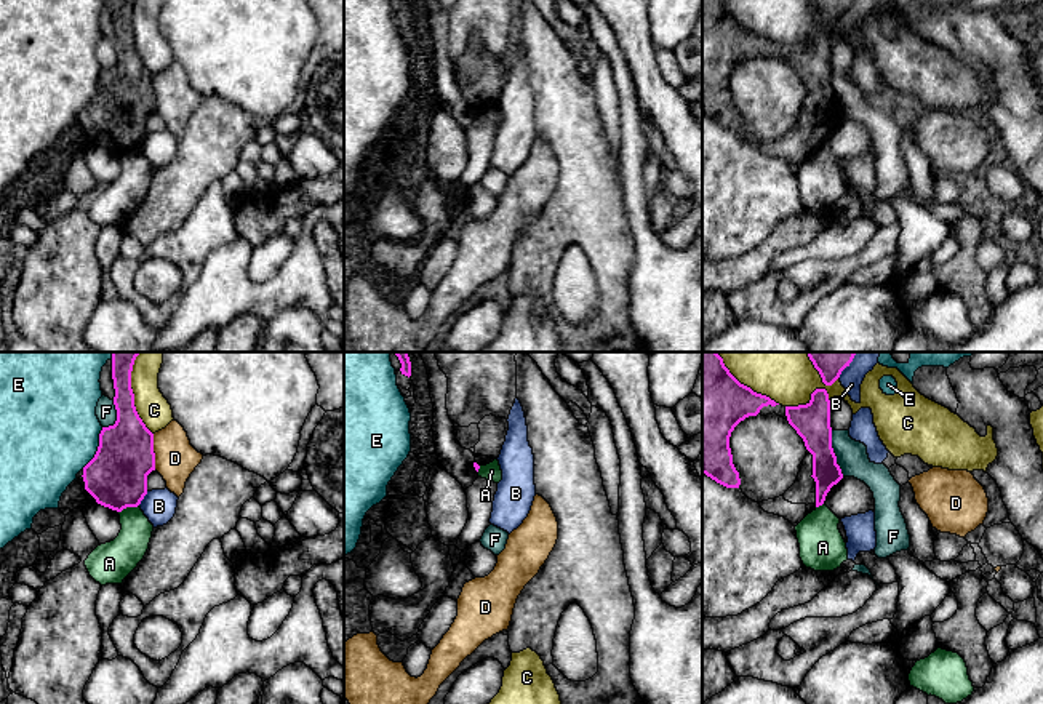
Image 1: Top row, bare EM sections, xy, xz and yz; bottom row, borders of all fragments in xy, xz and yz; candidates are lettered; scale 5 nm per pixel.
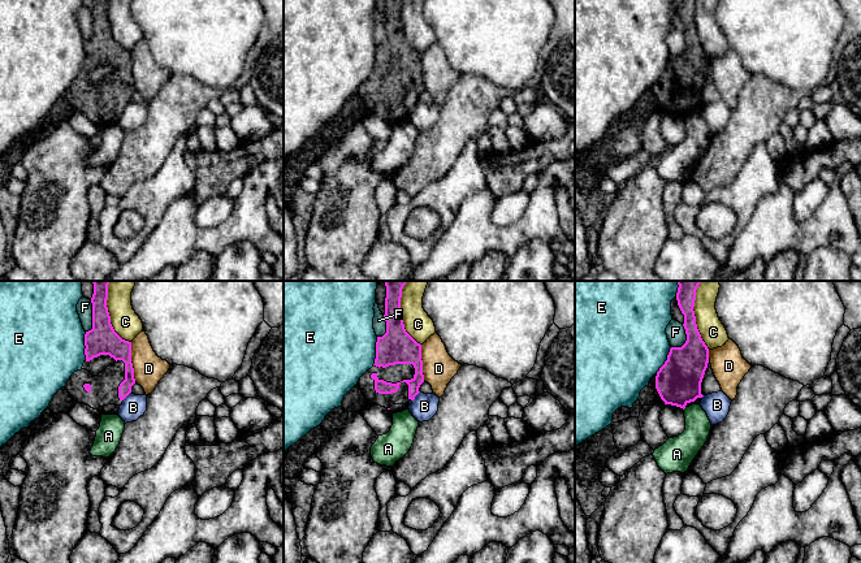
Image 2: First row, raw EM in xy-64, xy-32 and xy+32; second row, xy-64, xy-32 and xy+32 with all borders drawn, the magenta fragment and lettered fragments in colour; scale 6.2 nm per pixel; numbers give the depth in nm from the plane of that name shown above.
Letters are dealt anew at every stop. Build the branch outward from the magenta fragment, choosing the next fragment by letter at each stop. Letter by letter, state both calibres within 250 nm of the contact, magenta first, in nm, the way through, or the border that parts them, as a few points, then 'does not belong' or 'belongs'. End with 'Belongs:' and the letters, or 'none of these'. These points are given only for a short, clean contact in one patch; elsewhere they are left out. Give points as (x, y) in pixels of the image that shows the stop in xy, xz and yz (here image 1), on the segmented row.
A: calibres 300 and 170 nm; does not belong
B: calibres 300 and 170 nm; does not belong
C: calibres 190 and 320 nm; does not belong
D: calibres 300 and 200 nm; does not belong
E: calibres 300 and 480 nm; does not belong
F: calibres 190 and 160 nm; does not belong
Belongs: none of these

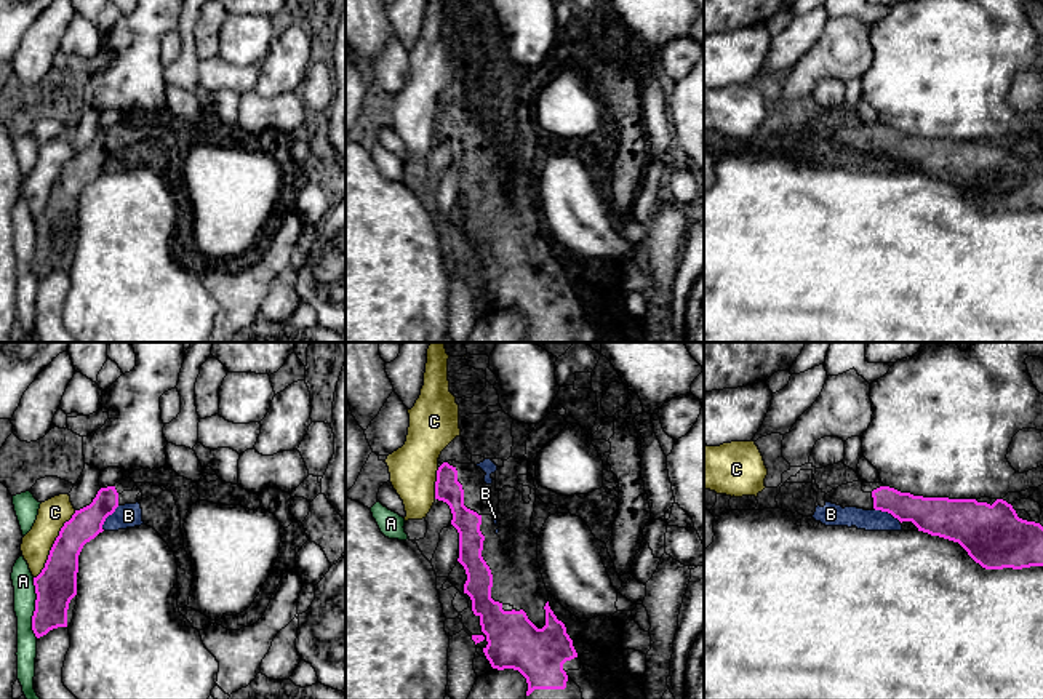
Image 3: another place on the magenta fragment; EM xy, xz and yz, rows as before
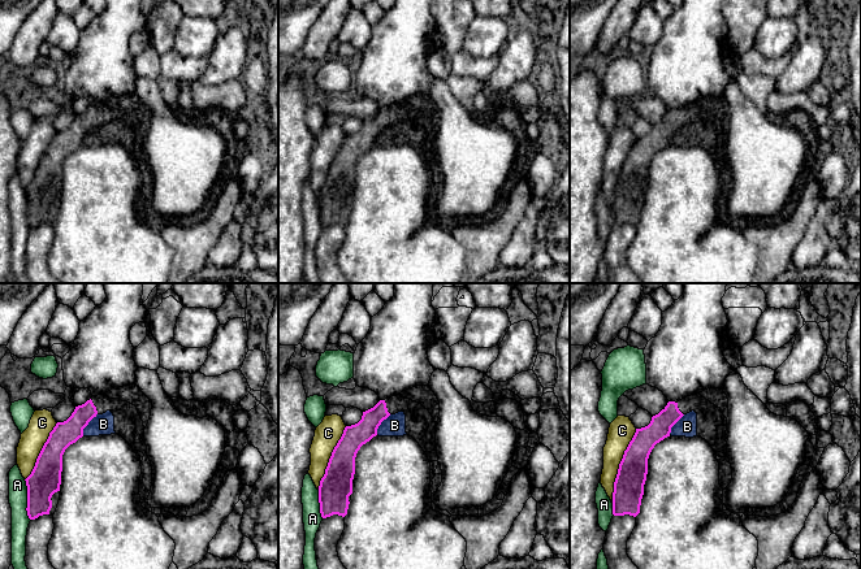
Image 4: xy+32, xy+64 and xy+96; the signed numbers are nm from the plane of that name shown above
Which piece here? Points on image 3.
A: calibres 200 and 110 nm; does not belong
B: calibres 190 and 110 nm; way yz (935, 515), (925, 512), (888, 512), (882, 519), (871, 520); belongs
C: calibres 200 and 150 nm; does not belong
Belongs: B

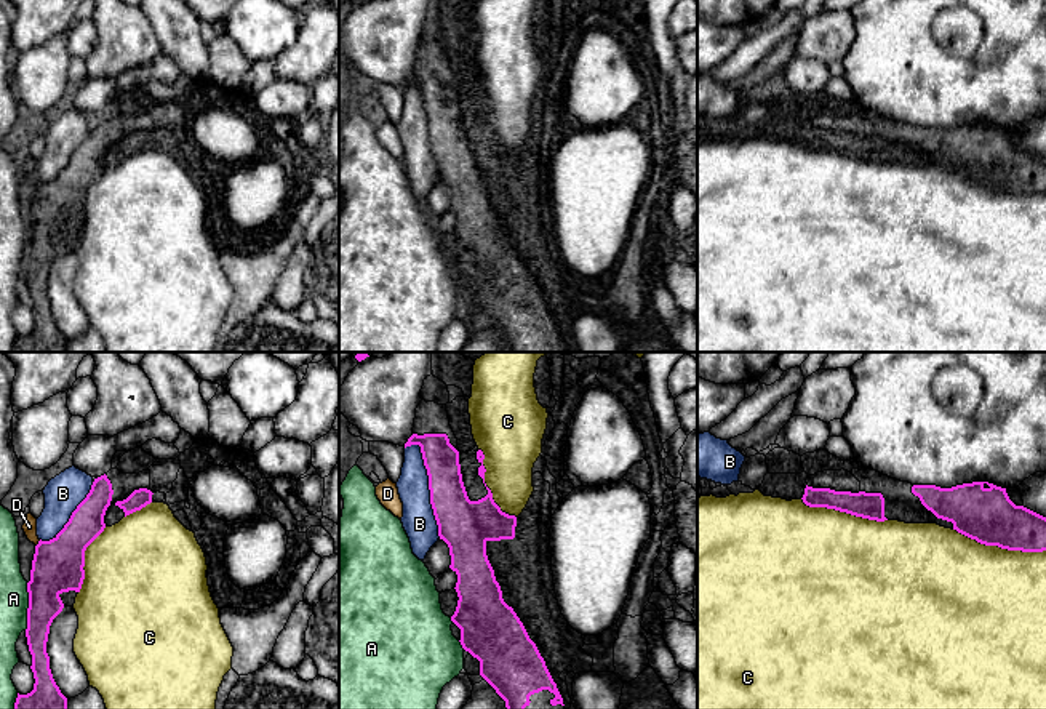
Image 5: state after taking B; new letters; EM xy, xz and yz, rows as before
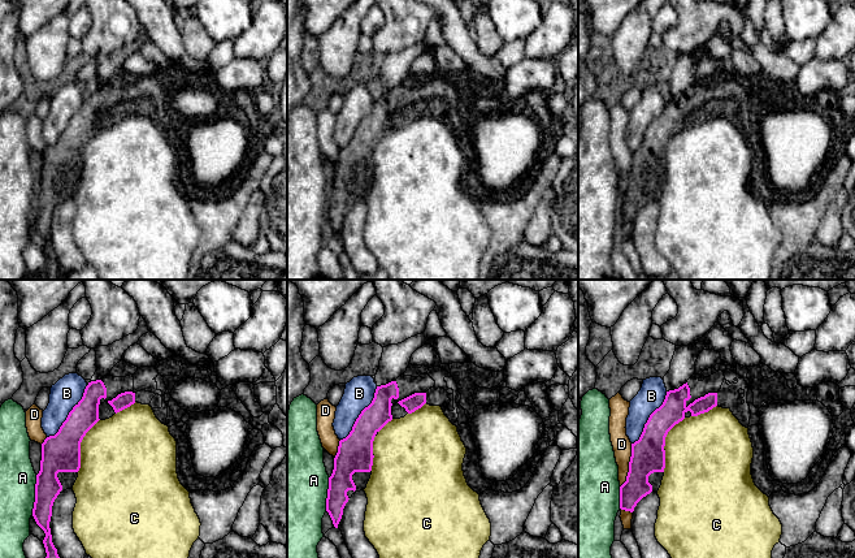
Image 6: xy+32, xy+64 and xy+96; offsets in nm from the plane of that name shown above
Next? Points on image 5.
A: calibres 260 and 140 nm; does not belong
B: calibres 240 and 160 nm; does not belong
C: calibres 280 and 480 nm; does not belong
D: calibres 260 and 70 nm; does not belong
Belongs: none of these

